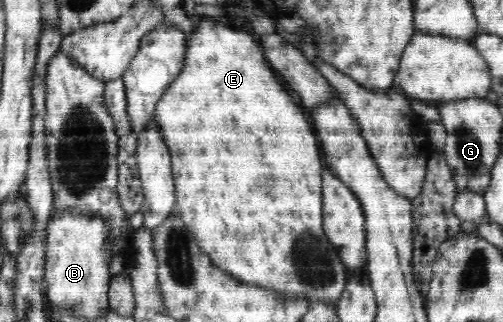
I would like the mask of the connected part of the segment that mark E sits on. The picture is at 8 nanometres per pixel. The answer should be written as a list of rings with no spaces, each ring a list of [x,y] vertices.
[[[195,18],[195,29],[187,39],[183,70],[161,95],[153,115],[165,138],[165,146],[169,148],[169,154],[171,154],[172,174],[175,175],[177,212],[183,218],[185,227],[191,232],[201,251],[210,257],[215,267],[227,272],[231,278],[259,288],[279,291],[279,294],[291,296],[293,300],[305,298],[311,305],[317,302],[335,304],[347,286],[346,273],[349,269],[339,258],[337,248],[331,245],[327,237],[323,237],[323,193],[321,193],[321,173],[323,171],[321,169],[323,169],[324,160],[321,149],[319,149],[320,139],[314,127],[311,127],[305,111],[293,102],[293,97],[287,93],[287,86],[279,81],[275,70],[266,61],[263,49],[255,41],[255,35],[221,25],[211,19]]]

